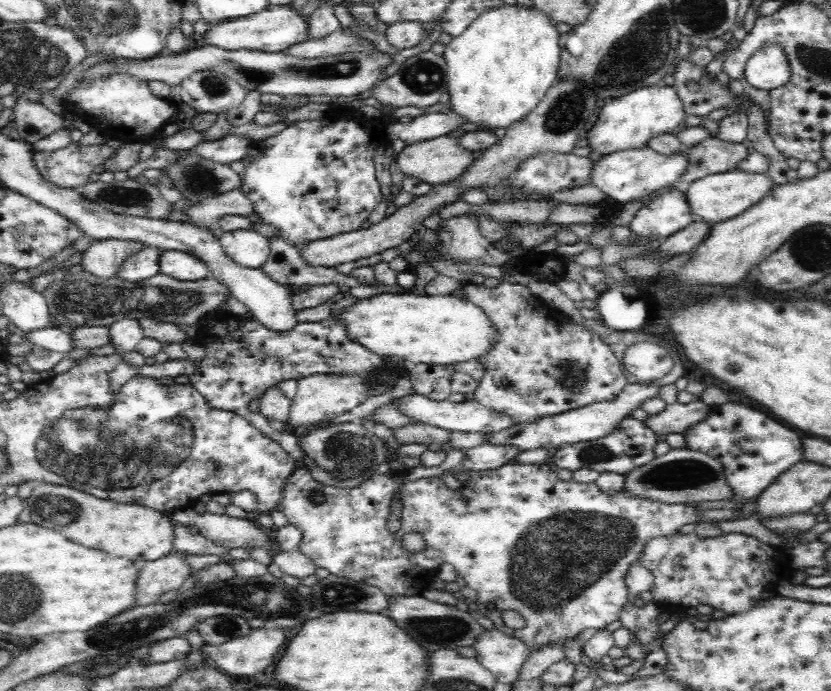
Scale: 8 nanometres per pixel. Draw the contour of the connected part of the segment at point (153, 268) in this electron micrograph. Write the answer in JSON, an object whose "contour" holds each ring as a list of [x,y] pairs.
{"contour":[[[147,247],[132,254],[120,268],[118,278],[136,283],[156,276],[160,273],[160,254],[160,250],[157,252]]]}

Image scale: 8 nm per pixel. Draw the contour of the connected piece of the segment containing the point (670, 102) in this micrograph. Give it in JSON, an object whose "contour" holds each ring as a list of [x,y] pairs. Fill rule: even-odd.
{"contour":[[[659,82],[656,85],[642,85],[625,93],[624,96],[606,100],[601,108],[599,119],[588,131],[590,150],[600,154],[646,147],[652,136],[662,133],[675,133],[678,124],[686,119],[683,101],[675,87]]]}

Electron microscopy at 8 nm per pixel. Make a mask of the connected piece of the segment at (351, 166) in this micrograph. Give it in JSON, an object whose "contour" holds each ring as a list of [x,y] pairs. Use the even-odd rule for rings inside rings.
{"contour":[[[344,106],[330,110],[324,120],[294,122],[284,132],[250,146],[248,154],[240,160],[245,170],[240,189],[255,204],[261,224],[273,226],[276,237],[294,247],[302,248],[314,240],[359,230],[375,206],[383,201],[373,158],[376,148],[390,145],[386,127],[383,116],[364,122],[352,110],[344,110]]]}

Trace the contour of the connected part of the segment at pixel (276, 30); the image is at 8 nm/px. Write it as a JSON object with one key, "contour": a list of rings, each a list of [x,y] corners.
{"contour":[[[269,6],[270,10],[264,10],[246,18],[234,19],[210,25],[209,29],[201,36],[203,41],[197,46],[215,46],[224,50],[254,50],[266,53],[286,51],[288,47],[306,42],[308,38],[308,26],[302,20],[302,16],[296,10],[290,10],[286,6]]]}

